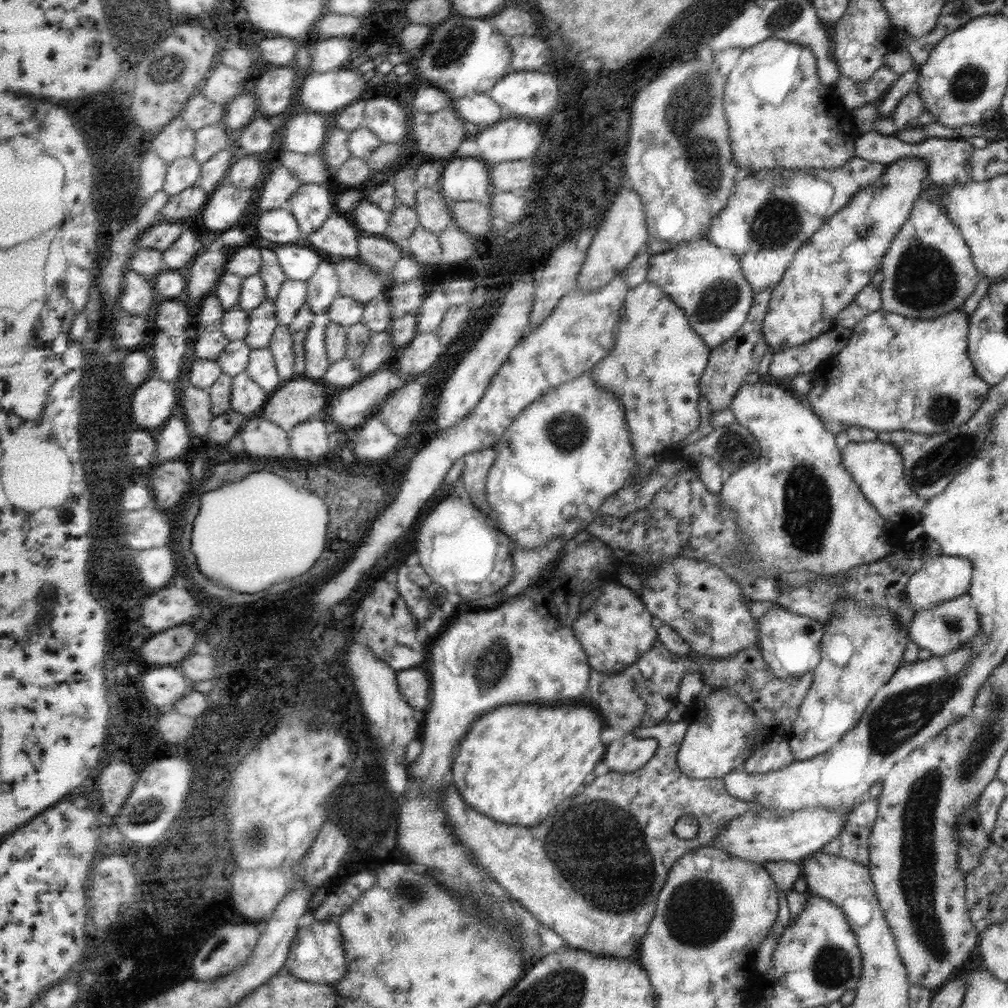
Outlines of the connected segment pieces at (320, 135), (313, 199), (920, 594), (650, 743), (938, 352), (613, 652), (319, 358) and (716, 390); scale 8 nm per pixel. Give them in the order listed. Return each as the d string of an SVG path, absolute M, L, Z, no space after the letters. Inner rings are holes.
M298 114L286 122L284 148L300 154L320 153L330 126L322 116Z
M301 184L289 202L300 230L309 235L335 211L330 202L330 192L318 184Z
M943 554L936 557L932 556L924 562L924 566L916 574L912 574L912 578L908 580L908 586L906 586L903 594L905 594L907 602L914 607L914 611L928 609L933 604L952 600L966 594L970 588L972 572L974 572L974 565L966 558Z
M630 732L605 747L604 764L612 771L629 773L643 767L652 758L657 749L657 740L638 738Z
M882 308L872 312L860 319L860 322L852 329L852 334L848 339L848 344L844 346L838 354L833 354L827 358L818 369L814 370L814 380L812 388L808 390L802 399L809 405L811 411L819 418L828 432L834 436L840 434L842 428L846 426L856 426L869 428L876 432L886 431L915 431L922 434L942 434L964 424L988 398L989 384L985 379L980 378L974 370L972 360L967 353L967 336L969 331L969 318L965 315L963 308L961 310L951 310L938 318L926 320L925 318L908 318L895 312L888 312Z
M608 583L585 594L580 601L580 616L572 624L573 635L580 641L586 653L589 667L596 672L620 672L632 666L647 650L658 645L657 632L652 627L652 616L646 610L643 600L637 592L620 585Z
M324 314L315 315L305 338L305 378L319 381L325 376L329 363L325 347L325 330L331 320Z
M773 287L762 288L753 296L753 303L748 311L746 322L722 345L711 349L708 366L700 377L698 388L702 398L710 403L712 413L729 408L732 399L745 384L760 382L770 367L773 357L772 349L766 344L762 327L768 305L770 304Z

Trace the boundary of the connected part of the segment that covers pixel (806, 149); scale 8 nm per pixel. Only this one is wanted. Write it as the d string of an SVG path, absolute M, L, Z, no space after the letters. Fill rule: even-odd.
M768 38L760 44L743 49L724 88L724 115L729 126L732 155L747 174L763 174L778 168L832 169L844 166L855 156L854 145L846 138L845 130L850 113L840 106L835 87L820 83L814 53L801 44L780 38Z

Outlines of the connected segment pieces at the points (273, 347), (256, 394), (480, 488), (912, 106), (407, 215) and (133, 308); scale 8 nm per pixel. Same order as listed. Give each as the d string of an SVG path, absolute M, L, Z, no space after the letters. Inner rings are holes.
M279 324L274 329L270 344L267 347L272 352L282 384L296 378L293 340L286 325Z
M244 371L233 376L231 388L231 409L250 419L259 415L267 402L268 393L262 390Z
M486 447L465 454L463 456L465 467L463 468L463 474L460 476L473 506L484 512L484 514L490 514L490 516L494 512L489 508L485 486L489 468L496 457L497 452L493 447Z
M913 89L900 100L891 114L894 126L899 130L905 128L924 128L935 121L934 116L926 110L918 91Z
M398 203L397 207L389 213L389 218L384 238L405 252L406 242L414 235L414 229L419 225L417 212L412 207Z
M128 270L123 276L120 302L122 310L133 315L147 316L154 312L152 304L153 284L136 271Z

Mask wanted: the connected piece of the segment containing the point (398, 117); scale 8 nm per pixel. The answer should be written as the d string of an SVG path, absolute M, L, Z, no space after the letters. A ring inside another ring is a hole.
M380 98L366 100L363 126L368 127L382 143L402 142L410 129L407 123L406 114L398 102L380 102Z

